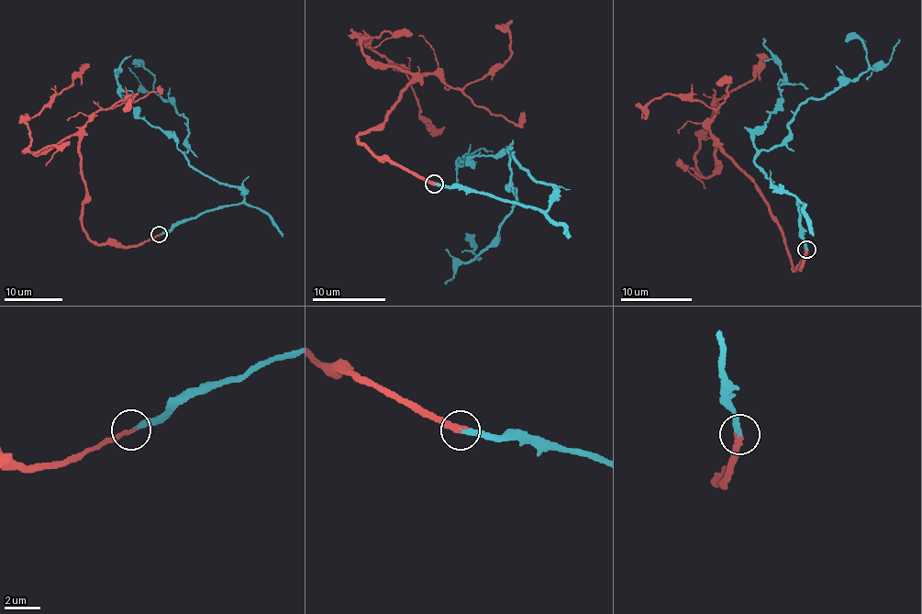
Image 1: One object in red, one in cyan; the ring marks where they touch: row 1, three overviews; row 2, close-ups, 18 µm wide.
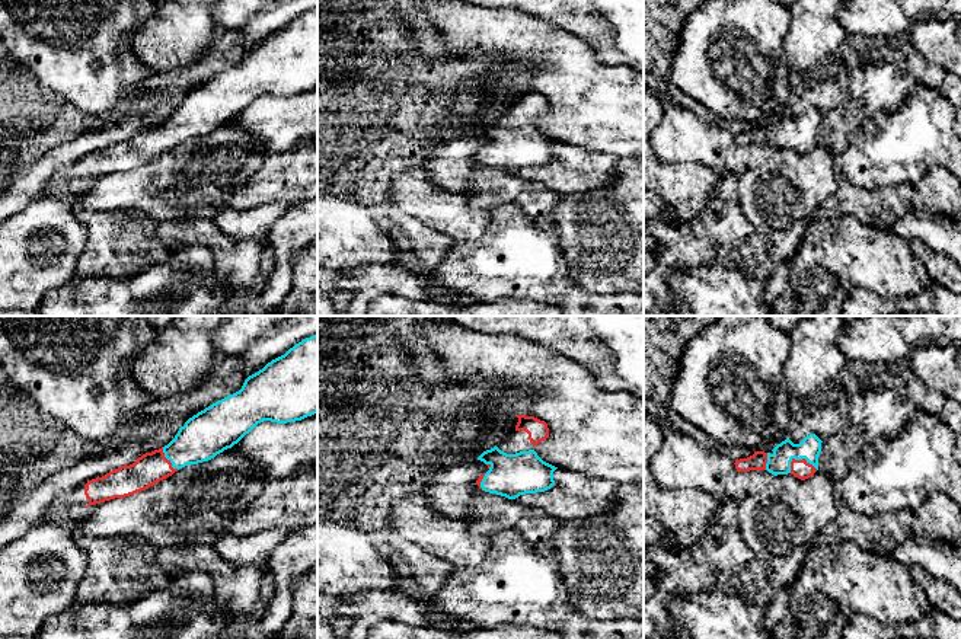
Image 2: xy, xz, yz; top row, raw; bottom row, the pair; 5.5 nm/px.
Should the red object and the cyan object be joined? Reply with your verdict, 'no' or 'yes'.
yes

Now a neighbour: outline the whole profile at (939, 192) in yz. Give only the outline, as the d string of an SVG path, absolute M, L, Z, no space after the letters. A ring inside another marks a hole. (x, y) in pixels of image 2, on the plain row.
M932 169L914 188L914 211L942 214L954 221L961 218L961 185L946 169Z

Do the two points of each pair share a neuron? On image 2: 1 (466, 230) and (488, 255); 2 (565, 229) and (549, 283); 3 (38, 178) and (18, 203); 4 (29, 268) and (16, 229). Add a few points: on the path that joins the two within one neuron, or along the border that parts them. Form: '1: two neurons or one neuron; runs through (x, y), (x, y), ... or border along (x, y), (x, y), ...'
1: two neurons; border along (491, 211), (488, 227), (478, 237), (455, 242)
2: two neurons; border along (552, 232), (567, 262), (567, 275), (570, 278)
3: one neuron; runs through (32, 184), (19, 197)
4: one neuron; runs through (26, 258), (25, 239)

